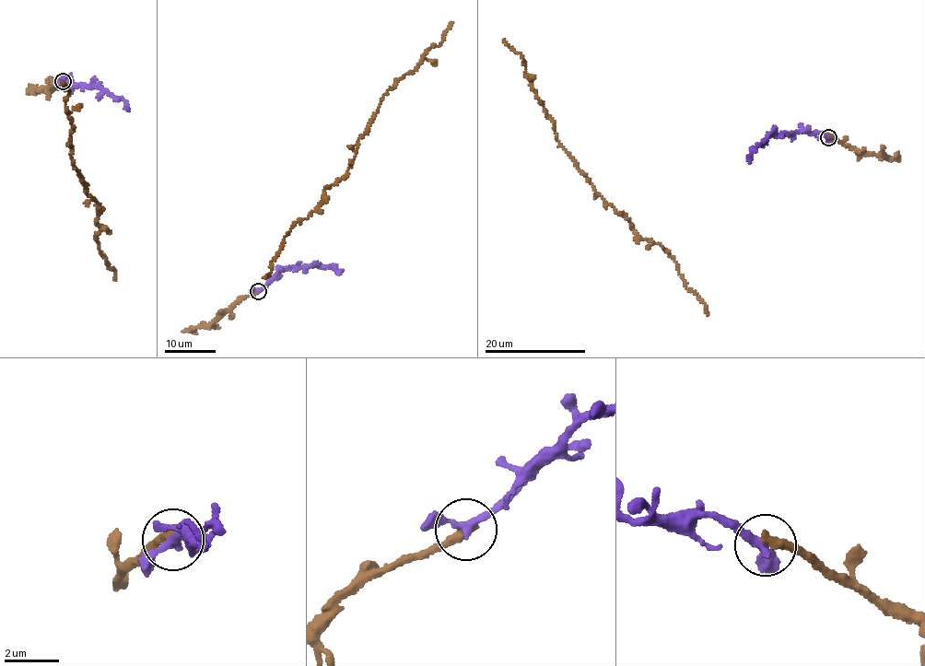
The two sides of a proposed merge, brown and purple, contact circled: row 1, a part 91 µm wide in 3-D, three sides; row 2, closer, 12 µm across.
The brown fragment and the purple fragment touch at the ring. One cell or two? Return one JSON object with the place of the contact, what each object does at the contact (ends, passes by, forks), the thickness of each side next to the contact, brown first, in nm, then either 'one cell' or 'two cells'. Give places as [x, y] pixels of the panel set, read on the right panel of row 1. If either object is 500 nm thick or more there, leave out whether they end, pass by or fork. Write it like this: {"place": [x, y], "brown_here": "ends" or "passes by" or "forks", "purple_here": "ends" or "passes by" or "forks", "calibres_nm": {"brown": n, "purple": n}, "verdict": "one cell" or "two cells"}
{"place": [828, 137], "brown_here": "ends", "purple_here": "passes by", "calibres_nm": {"brown": 380, "purple": 280}, "verdict": "one cell"}

